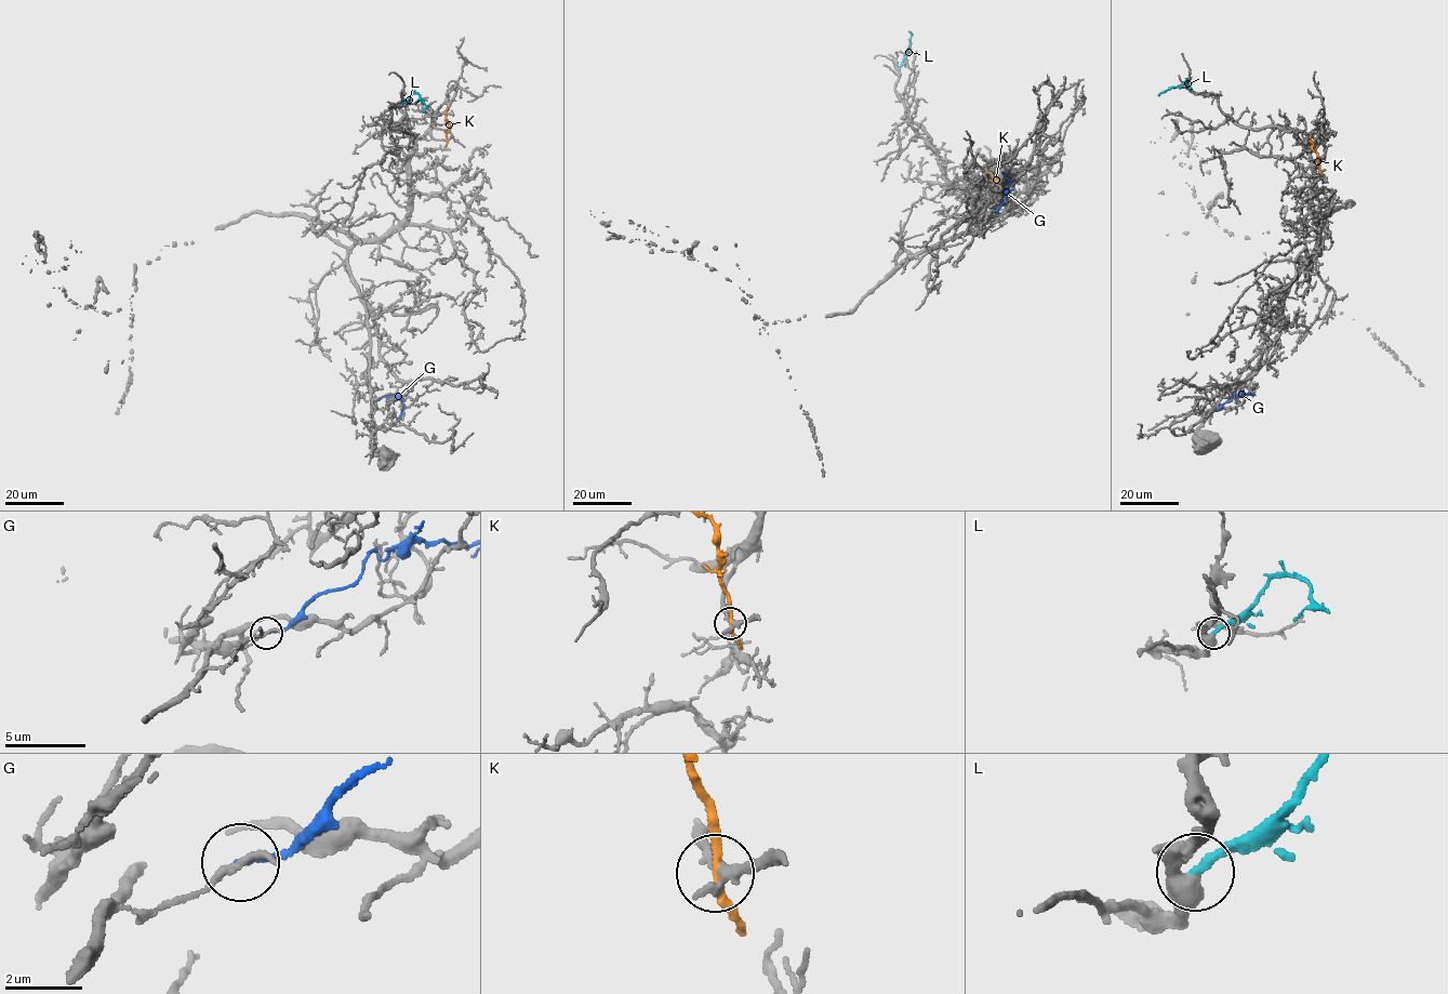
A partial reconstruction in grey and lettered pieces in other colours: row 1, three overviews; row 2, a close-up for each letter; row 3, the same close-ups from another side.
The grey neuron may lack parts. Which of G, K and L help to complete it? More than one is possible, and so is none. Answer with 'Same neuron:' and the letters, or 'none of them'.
Same neuron: L

